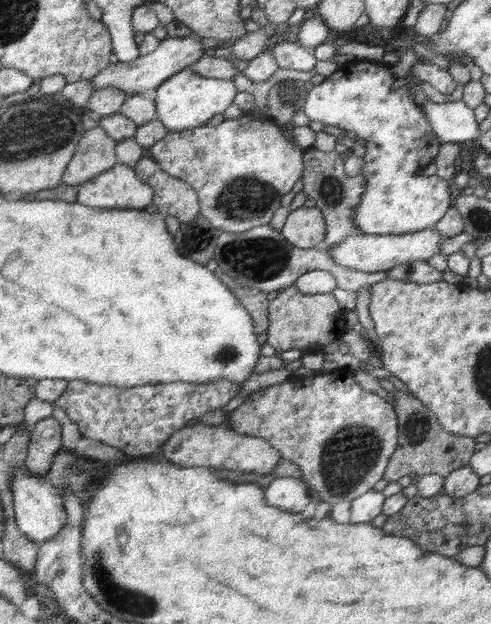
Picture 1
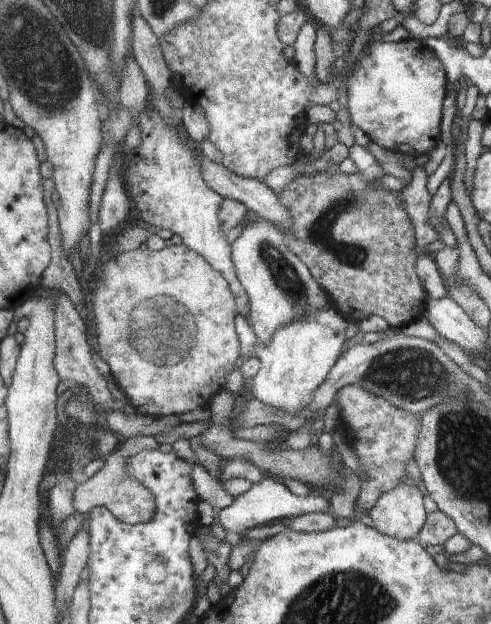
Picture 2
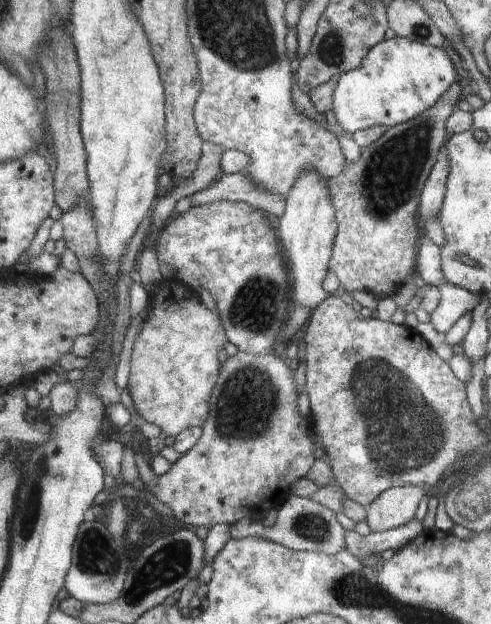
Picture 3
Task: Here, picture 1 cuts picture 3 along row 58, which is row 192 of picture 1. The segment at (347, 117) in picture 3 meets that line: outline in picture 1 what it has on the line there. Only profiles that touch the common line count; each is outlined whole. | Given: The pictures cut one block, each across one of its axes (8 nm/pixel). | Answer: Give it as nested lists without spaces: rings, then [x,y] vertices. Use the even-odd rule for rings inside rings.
[[[352,58],[314,86],[303,106],[311,121],[351,130],[366,140],[361,175],[367,183],[353,214],[355,230],[362,235],[419,232],[436,225],[450,208],[448,180],[436,174],[418,178],[416,172],[437,157],[440,140],[425,112],[408,98],[408,89],[392,92],[392,82],[394,74],[384,64]]]

